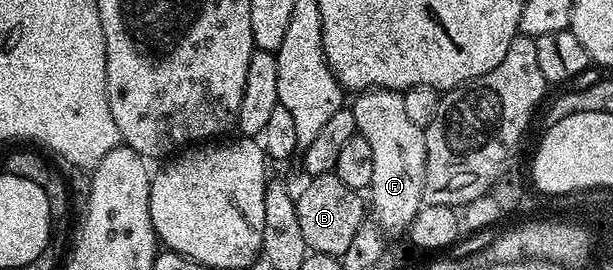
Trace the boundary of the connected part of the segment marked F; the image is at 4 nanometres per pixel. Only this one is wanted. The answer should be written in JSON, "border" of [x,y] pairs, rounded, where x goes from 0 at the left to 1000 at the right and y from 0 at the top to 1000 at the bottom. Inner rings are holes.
{"border":[[[600,326],[576,359],[574,411],[584,470],[582,500],[600,511],[600,541],[607,541],[607,674],[600,700],[600,756],[608,767],[608,811],[628,870],[656,870],[688,774],[688,693],[692,689],[692,630],[695,626],[695,493],[679,452],[666,441],[659,407],[656,344],[631,326]]]}

